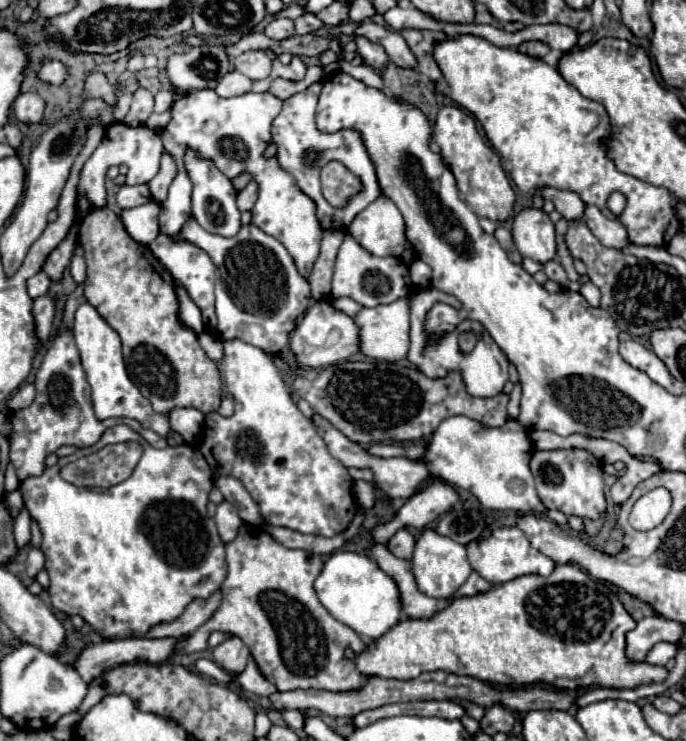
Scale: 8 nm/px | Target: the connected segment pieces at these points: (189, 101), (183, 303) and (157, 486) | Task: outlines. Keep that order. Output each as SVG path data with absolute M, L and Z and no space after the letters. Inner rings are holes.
M196 90L190 94L186 92L172 104L172 120L160 132L160 138L166 152L176 160L178 174L170 184L168 198L160 204L160 232L166 236L176 236L191 216L192 183L184 172L182 156L188 146L196 146L196 150L204 158L210 158L226 178L232 180L244 172L250 174L250 180L258 184L258 200L252 208L252 224L262 232L276 236L294 258L298 272L308 280L314 262L318 260L324 234L324 228L316 216L316 202L310 196L304 196L300 188L296 188L294 176L280 168L276 156L264 156L272 142L272 120L280 114L282 104L284 102L270 92L248 92L236 98L220 98L214 90Z
M176 282L176 296L178 296L178 304L180 304L180 308L178 308L180 322L186 328L190 328L192 332L202 334L204 330L202 330L202 314L200 314L200 308L194 304L194 300L188 296L186 288L180 282Z
M116 424L108 428L96 446L78 450L74 456L60 458L56 466L46 468L40 476L28 476L22 480L20 492L24 496L24 506L28 508L32 520L38 522L42 532L42 546L46 558L46 570L50 576L50 602L56 610L66 614L82 616L102 638L142 638L152 626L176 620L184 608L196 598L208 598L220 590L224 576L228 574L224 542L216 530L214 520L208 516L206 504L208 494L214 486L212 470L208 468L202 452L188 444L178 444L174 448L156 450L138 432L126 424ZM134 440L144 444L142 458L134 468L134 474L108 488L86 488L74 486L60 478L60 468L80 456L92 454L106 444Z

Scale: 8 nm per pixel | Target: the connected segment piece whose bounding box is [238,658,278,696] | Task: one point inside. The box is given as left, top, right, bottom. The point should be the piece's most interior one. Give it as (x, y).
(251, 679)

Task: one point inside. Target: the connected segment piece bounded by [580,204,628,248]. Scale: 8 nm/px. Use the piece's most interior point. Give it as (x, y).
(611, 233)

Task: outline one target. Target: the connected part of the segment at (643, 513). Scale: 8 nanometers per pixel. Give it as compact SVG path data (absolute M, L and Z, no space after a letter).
M654 488L636 500L630 512L630 526L636 530L652 530L670 512L670 492L666 488Z

